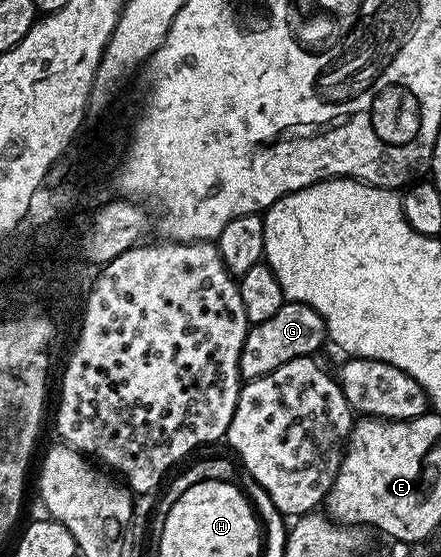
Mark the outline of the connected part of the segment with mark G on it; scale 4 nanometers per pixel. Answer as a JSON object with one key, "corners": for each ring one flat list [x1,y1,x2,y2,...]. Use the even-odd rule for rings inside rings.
{"corners":[[286,301,279,311,275,311,275,315,271,315,271,319,263,319,263,323,249,326,249,334,241,352,241,372,250,378,261,377,275,371,275,367,283,367,283,363,291,359,316,354,316,349,326,344,326,341,325,324,321,316,302,301]]}

